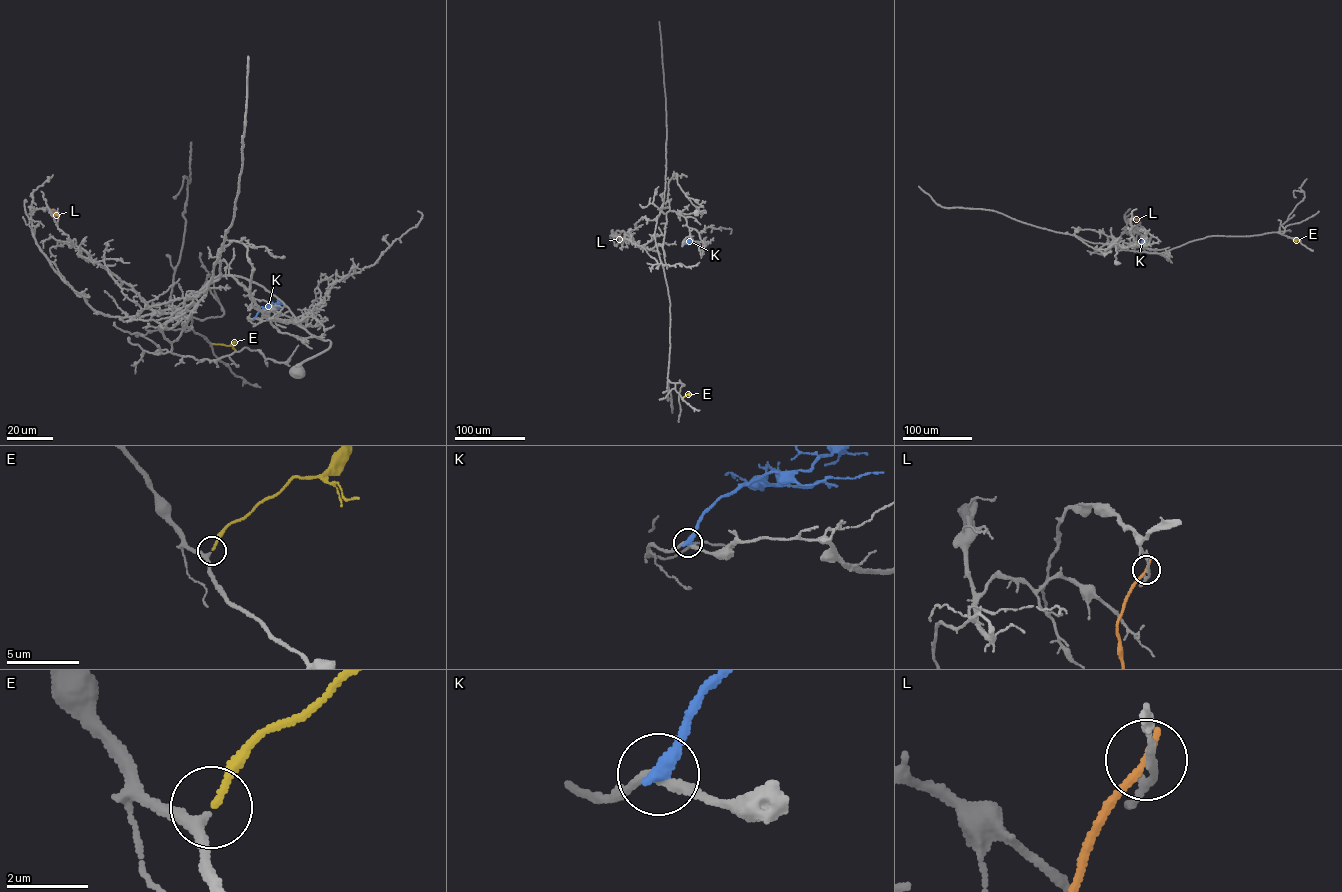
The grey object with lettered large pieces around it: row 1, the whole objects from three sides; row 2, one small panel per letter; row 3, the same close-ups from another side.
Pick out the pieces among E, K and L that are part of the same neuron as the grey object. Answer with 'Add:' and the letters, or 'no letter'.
Add: E

